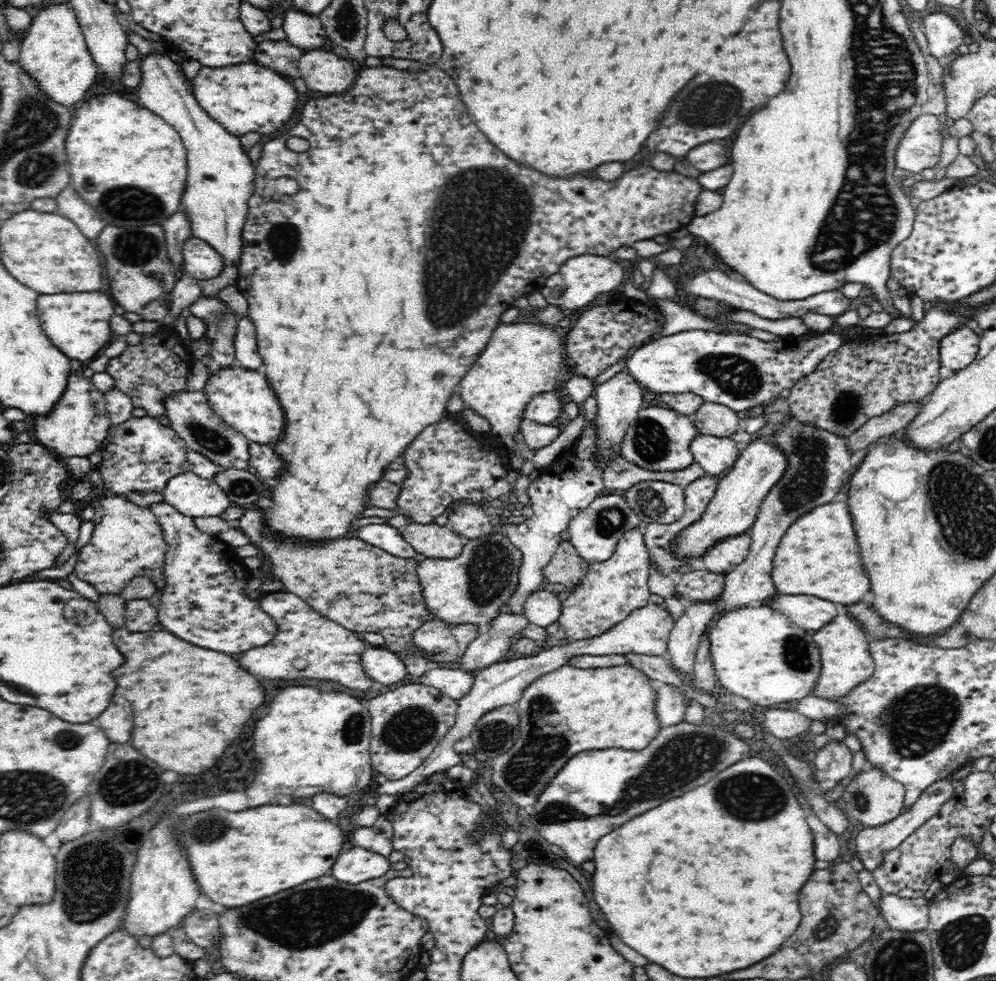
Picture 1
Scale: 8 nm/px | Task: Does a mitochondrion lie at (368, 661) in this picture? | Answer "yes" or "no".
no

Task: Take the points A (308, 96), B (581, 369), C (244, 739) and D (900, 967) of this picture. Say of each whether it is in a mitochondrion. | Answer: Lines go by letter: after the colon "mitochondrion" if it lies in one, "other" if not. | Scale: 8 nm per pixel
A: other
B: other
C: other
D: mitochondrion

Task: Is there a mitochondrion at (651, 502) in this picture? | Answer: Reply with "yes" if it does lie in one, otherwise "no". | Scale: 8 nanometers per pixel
yes

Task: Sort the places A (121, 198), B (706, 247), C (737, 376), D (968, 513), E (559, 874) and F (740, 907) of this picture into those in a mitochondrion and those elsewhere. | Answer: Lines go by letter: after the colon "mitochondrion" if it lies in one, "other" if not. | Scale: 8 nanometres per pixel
A: mitochondrion
B: other
C: mitochondrion
D: mitochondrion
E: other
F: other

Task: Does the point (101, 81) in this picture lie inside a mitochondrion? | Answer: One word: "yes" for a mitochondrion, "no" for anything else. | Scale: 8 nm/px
no

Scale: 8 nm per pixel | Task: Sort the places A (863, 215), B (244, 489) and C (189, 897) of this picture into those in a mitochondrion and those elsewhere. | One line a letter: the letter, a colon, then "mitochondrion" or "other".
A: mitochondrion
B: mitochondrion
C: other

